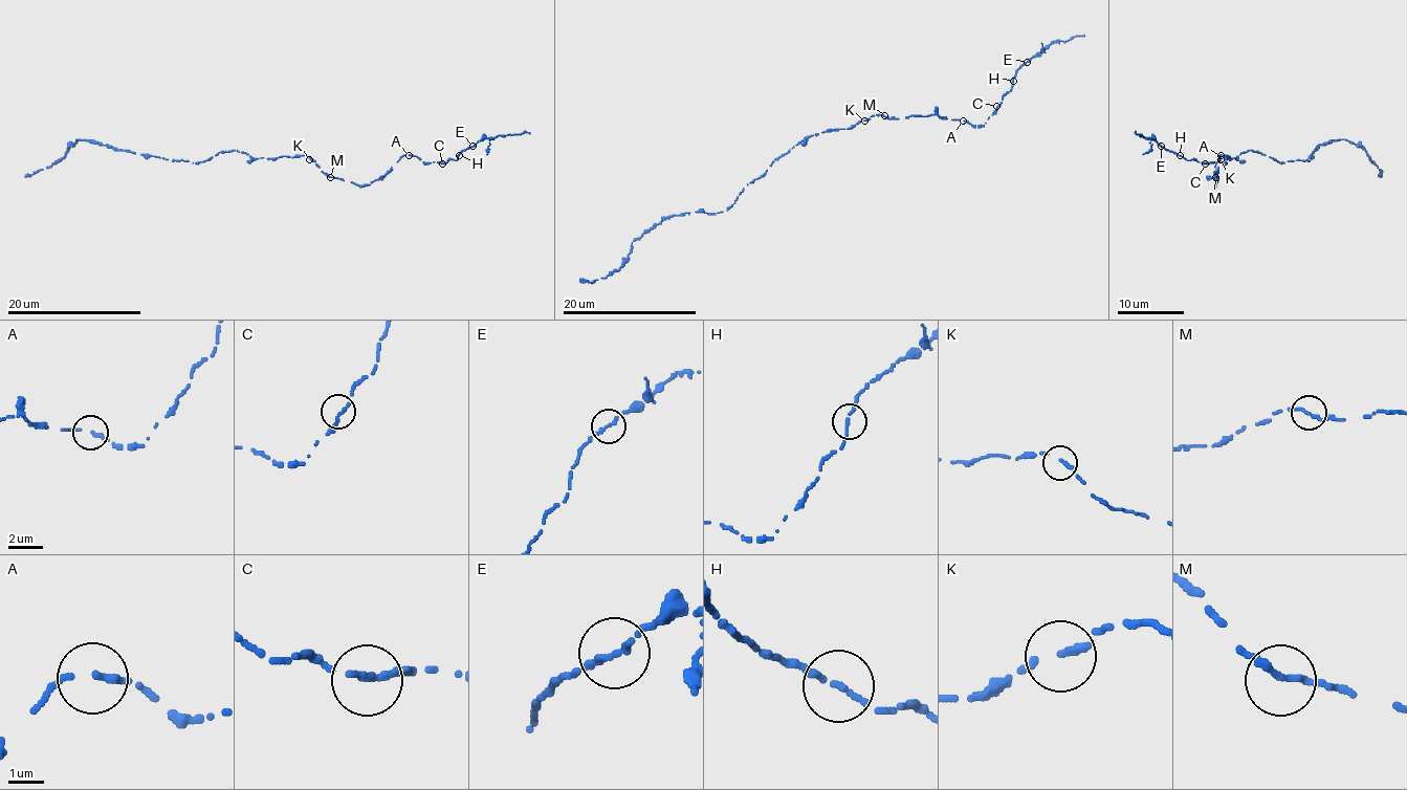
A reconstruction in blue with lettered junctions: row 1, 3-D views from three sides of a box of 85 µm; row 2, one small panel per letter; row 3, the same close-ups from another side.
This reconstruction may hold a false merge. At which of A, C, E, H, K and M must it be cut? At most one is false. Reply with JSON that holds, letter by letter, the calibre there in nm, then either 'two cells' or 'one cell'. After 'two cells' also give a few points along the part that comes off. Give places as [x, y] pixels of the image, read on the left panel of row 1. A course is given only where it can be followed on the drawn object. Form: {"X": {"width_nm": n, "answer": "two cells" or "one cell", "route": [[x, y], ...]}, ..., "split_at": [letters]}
{"A": {"width_nm": 180, "answer": "one cell"}, "C": {"width_nm": 190, "answer": "one cell"}, "E": {"width_nm": 180, "answer": "one cell"}, "H": {"width_nm": 170, "answer": "one cell"}, "K": {"width_nm": 170, "answer": "one cell"}, "M": {"width_nm": 180, "answer": "one cell"}, "split_at": []}

